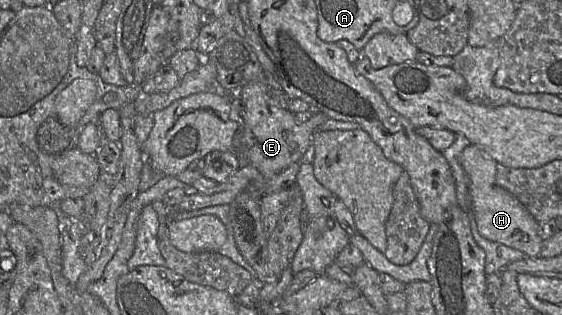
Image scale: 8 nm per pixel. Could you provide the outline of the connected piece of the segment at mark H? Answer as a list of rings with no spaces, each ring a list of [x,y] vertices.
[[[471,144],[462,151],[461,165],[469,180],[472,211],[479,233],[490,241],[522,251],[528,258],[539,257],[543,244],[538,235],[539,223],[515,196],[497,184],[497,162]]]

